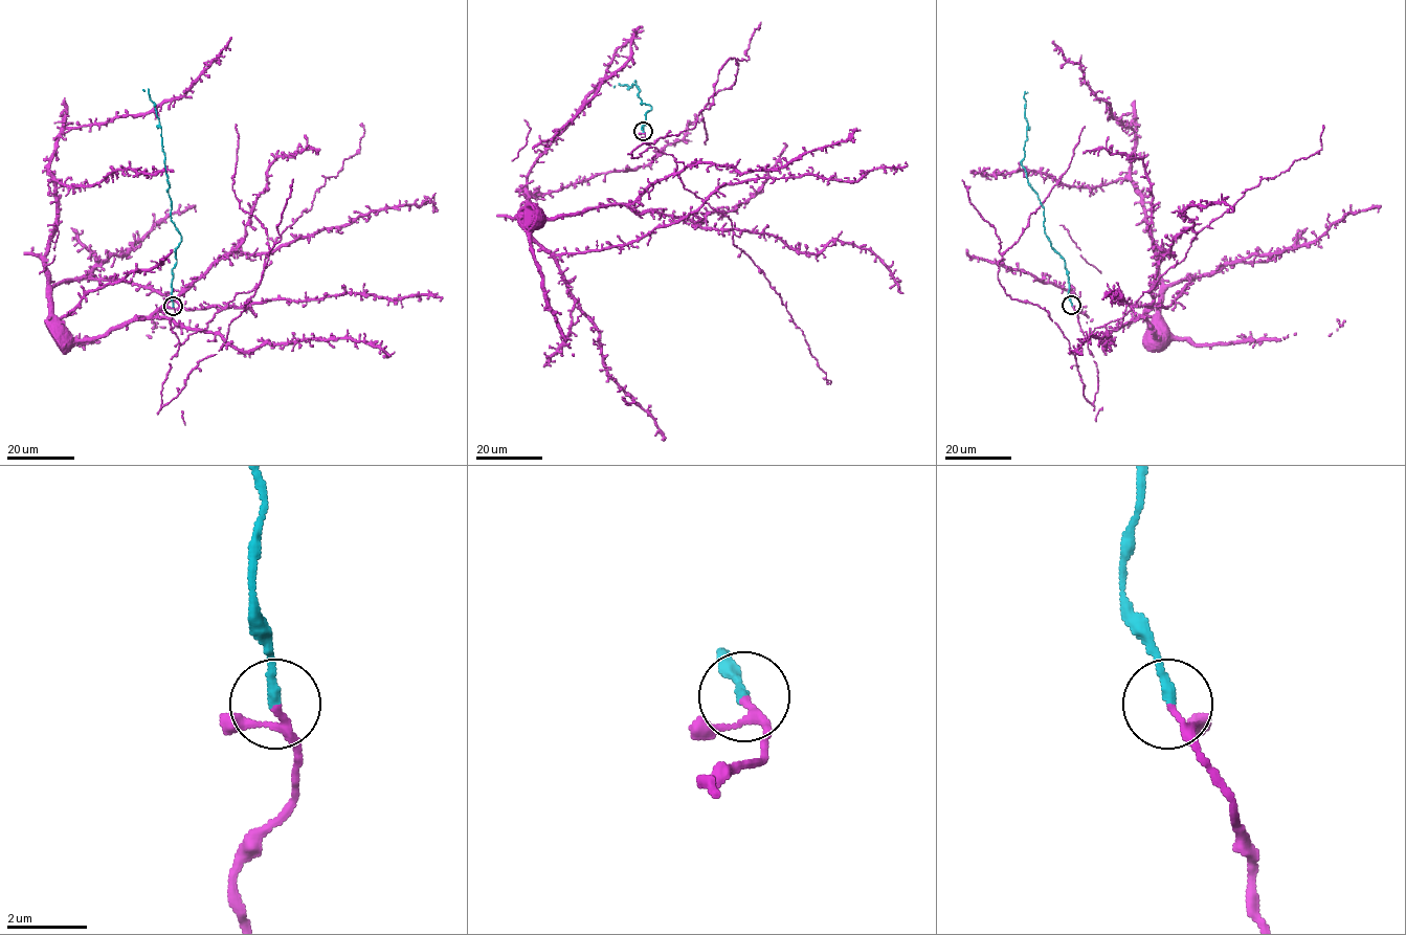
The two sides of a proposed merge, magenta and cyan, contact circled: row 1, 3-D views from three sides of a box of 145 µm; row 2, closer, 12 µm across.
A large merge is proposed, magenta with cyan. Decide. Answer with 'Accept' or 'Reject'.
Accept

